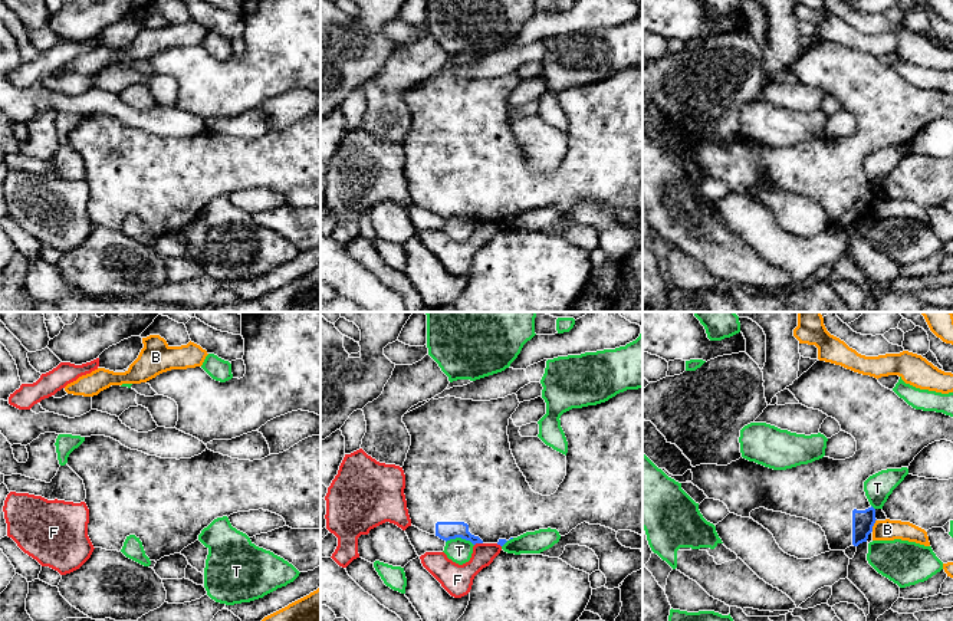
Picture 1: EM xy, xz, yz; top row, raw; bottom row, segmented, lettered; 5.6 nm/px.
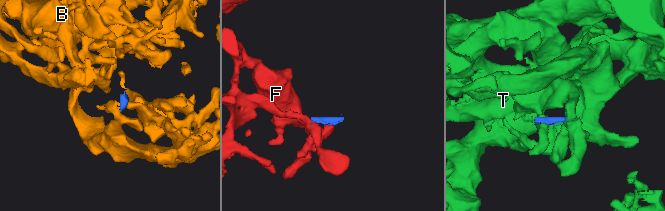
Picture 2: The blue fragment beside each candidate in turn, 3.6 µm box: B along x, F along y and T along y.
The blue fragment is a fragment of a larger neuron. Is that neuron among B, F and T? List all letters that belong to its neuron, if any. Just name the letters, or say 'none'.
none

